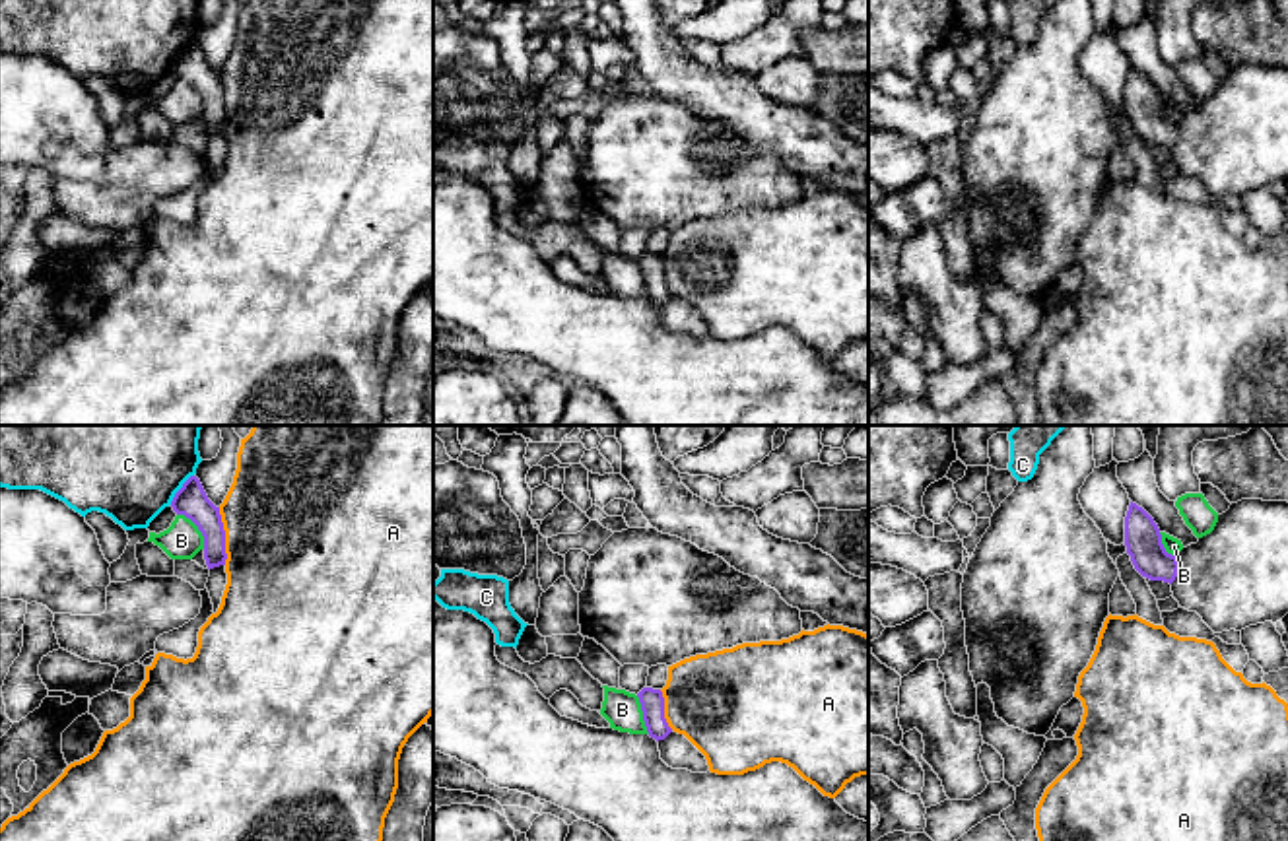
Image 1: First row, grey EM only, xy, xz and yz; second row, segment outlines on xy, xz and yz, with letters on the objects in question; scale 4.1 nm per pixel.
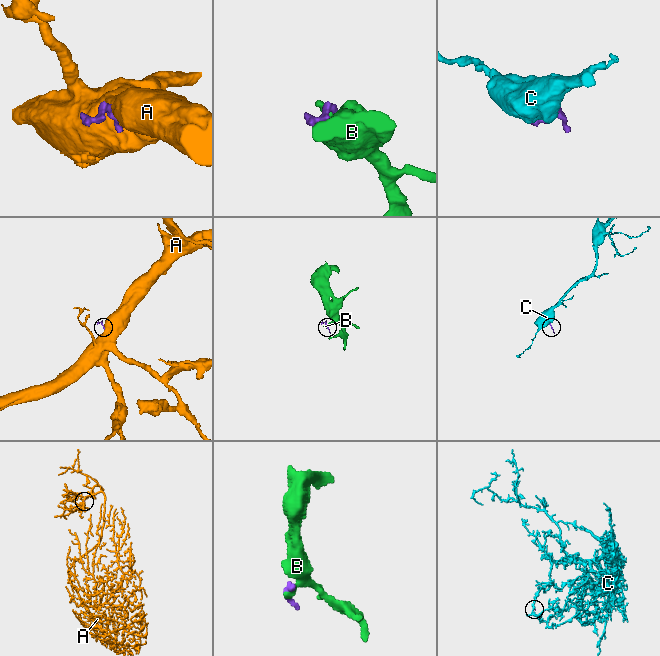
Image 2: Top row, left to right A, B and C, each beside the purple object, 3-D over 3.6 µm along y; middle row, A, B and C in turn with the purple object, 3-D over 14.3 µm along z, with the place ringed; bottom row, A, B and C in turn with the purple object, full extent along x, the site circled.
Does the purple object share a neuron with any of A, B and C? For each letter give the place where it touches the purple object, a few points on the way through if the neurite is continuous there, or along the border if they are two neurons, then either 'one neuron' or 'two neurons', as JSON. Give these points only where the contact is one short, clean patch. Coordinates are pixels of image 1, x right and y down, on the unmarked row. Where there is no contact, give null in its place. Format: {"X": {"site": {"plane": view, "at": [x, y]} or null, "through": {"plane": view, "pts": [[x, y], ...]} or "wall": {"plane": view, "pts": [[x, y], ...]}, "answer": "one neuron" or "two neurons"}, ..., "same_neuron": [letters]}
{"A": {"site": {"plane": "xy", "at": [224, 101]}, "answer": "two neurons"}, "B": {"site": {"plane": "xy", "at": [199, 94]}, "wall": {"plane": "xy", "pts": [[177, 78], [183, 78], [197, 92], [204, 113]]}, "answer": "two neurons"}, "C": {"site": {"plane": "xy", "at": [179, 55]}, "answer": "two neurons"}, "same_neuron": []}

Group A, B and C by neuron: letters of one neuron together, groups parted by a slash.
A / B / C

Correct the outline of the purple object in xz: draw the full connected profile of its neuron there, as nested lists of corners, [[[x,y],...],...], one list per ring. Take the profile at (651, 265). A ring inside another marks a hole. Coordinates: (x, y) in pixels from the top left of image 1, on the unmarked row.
[[[643,252],[639,258],[643,286],[651,303],[664,305],[672,293],[664,284],[664,262],[661,254]]]

